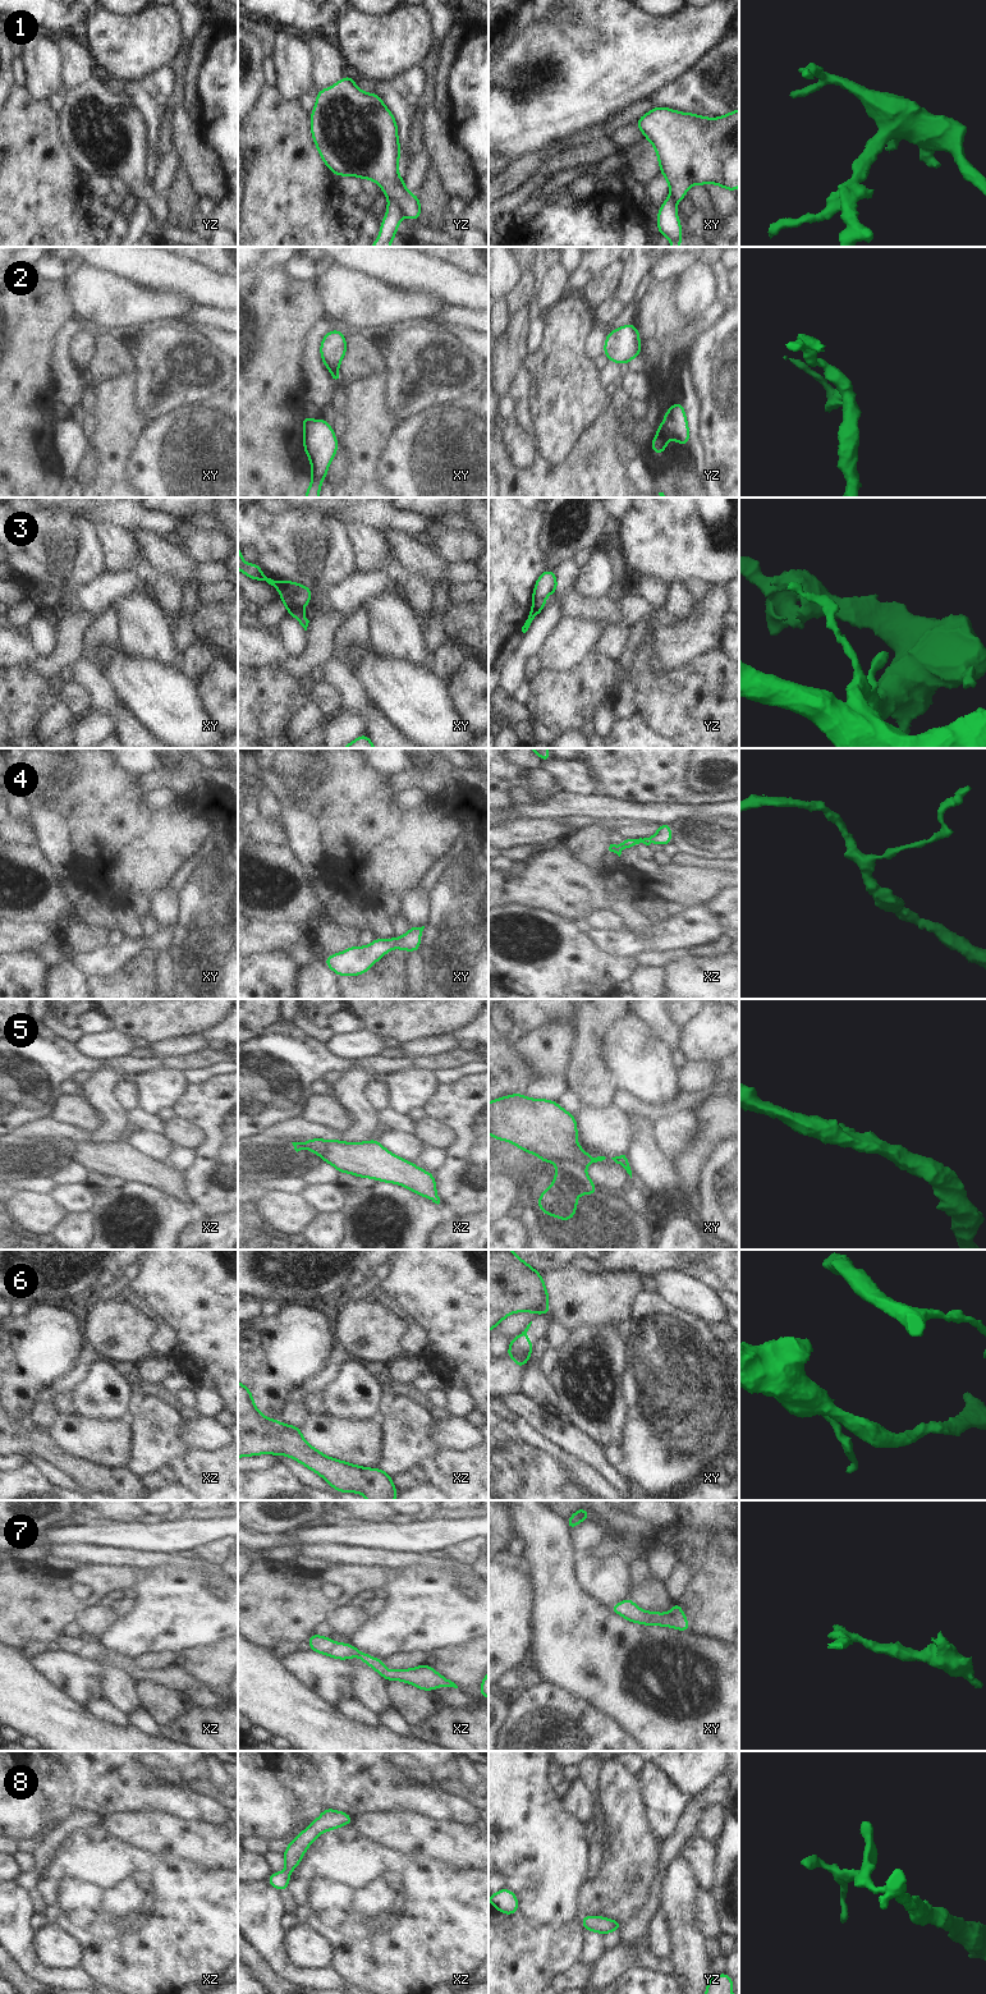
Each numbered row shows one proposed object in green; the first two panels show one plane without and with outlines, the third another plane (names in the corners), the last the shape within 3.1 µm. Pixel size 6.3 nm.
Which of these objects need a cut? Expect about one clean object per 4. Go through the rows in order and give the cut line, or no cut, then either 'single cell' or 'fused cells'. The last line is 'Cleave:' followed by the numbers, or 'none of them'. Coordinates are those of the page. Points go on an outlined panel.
1: cut yz (388, 200), (394, 200), (403, 212); fused cells
2: cut yz (663, 423), (668, 432); fused cells
3: cut xy (302, 606), (294, 606), (288, 610); fused cells
4: cut none; single cell
5: cut xy (558, 1161), (574, 1160), (585, 1167); fused cells
6: cut xy (547, 1309), (541, 1314); fused cells
7: cut none; single cell
8: cut none; single cell
Cleave: 1, 2, 3, 5, 6

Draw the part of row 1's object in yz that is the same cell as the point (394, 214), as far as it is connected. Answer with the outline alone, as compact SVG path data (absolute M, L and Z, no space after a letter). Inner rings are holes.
M387 201L387 210L380 224L380 235L371 247L390 247L403 219L403 208L396 201Z

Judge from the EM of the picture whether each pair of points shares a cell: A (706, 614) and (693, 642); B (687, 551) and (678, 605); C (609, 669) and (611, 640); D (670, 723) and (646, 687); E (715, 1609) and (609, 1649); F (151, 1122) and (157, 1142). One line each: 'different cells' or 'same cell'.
A: same cell
B: different cells
C: different cells
D: same cell
E: different cells
F: different cells

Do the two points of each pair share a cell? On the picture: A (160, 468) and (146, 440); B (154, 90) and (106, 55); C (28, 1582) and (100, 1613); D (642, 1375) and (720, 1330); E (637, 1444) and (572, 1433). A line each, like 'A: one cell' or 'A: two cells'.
A: one cell
B: two cells
C: two cells
D: two cells
E: two cells

